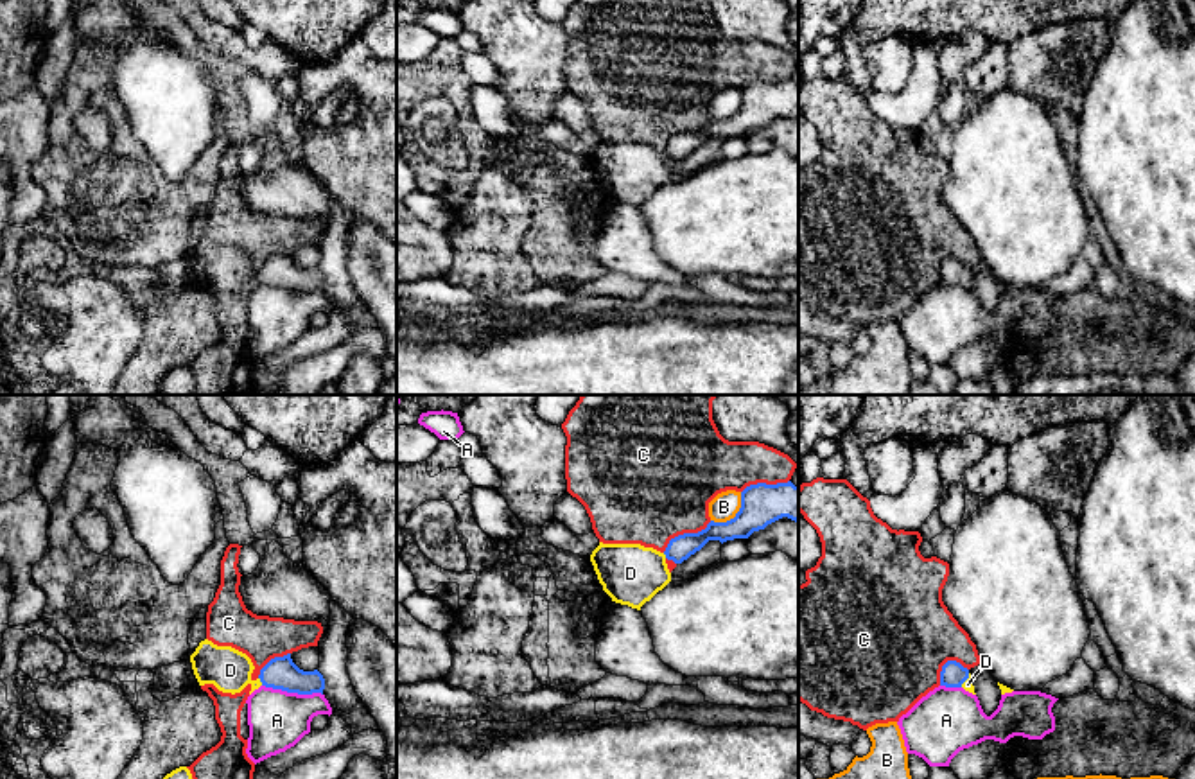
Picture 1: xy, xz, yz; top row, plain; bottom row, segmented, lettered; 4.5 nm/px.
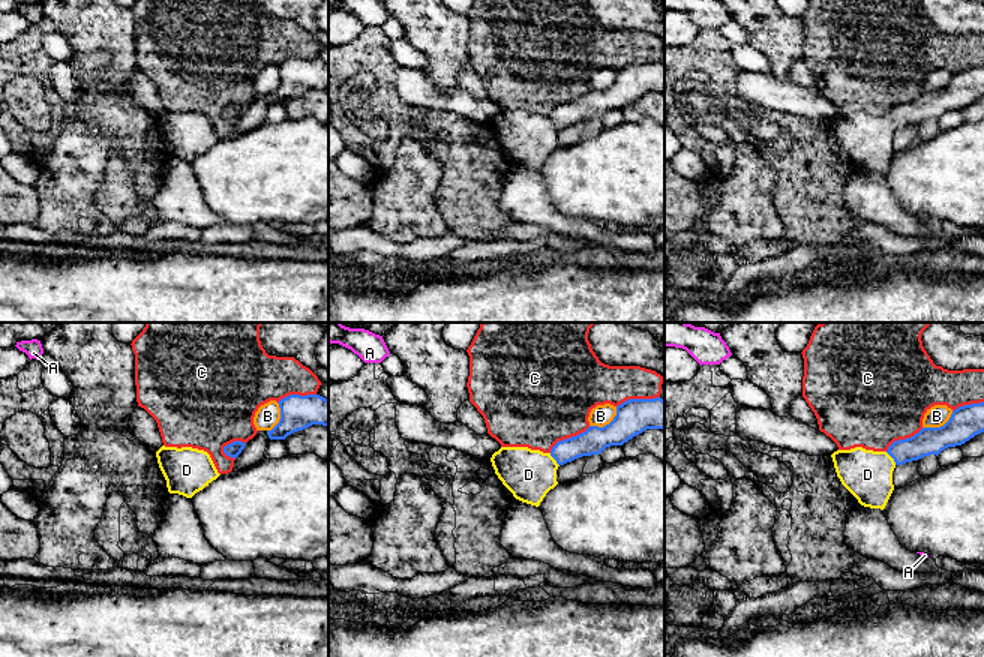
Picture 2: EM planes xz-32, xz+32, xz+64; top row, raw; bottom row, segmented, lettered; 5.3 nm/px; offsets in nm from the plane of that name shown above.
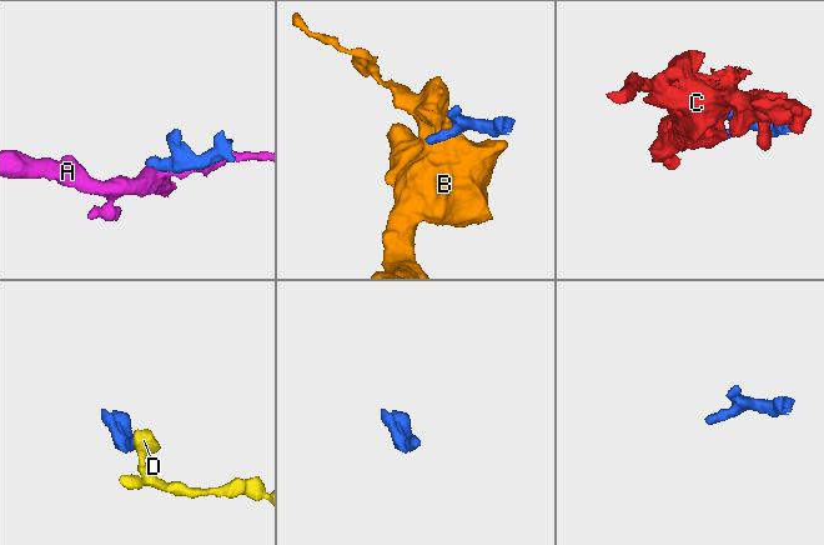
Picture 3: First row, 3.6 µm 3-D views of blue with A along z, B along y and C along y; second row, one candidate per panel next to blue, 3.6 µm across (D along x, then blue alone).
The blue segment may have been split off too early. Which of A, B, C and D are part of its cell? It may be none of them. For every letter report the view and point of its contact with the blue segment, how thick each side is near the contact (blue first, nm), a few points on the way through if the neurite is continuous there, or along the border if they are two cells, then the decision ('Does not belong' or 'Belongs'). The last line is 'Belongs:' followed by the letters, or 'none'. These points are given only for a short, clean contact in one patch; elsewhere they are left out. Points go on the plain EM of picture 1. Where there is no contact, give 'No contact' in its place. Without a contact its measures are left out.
A: Touches blue at xy (293, 289). Thickness 140 nm (blue) against 260 nm. Does not belong
B: Touches blue at xz (736, 113). Thickness 190 nm (blue) against 120 nm. Boundary: xz (741, 90), (741, 105), (732, 115), (711, 119). Does not belong
C: Touches blue at xz (684, 131). Thickness 110 nm (blue) against 480 nm. Does not belong
D: Touches blue at xy (261, 279). Thickness 140 nm (blue) against 190 nm. Path across: xy (282, 271), (261, 279), (248, 279), (230, 268). Belongs
Belongs: D

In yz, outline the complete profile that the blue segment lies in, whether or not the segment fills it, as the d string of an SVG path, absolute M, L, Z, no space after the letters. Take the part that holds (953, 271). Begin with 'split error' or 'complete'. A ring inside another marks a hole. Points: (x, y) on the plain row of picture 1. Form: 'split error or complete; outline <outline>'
split error; outline M947 258L942 264L940 284L946 284L946 285L964 285L965 289L976 293L969 267L964 266L956 258Z

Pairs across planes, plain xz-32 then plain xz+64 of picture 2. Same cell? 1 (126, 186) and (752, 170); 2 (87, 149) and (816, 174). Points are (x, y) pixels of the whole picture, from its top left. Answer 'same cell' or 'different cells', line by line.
1: different cells
2: different cells

